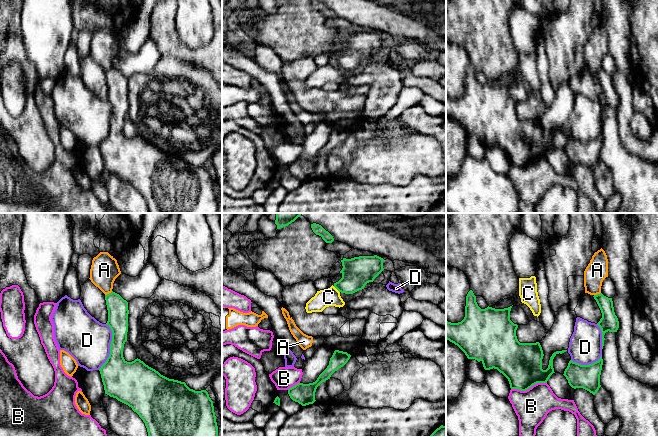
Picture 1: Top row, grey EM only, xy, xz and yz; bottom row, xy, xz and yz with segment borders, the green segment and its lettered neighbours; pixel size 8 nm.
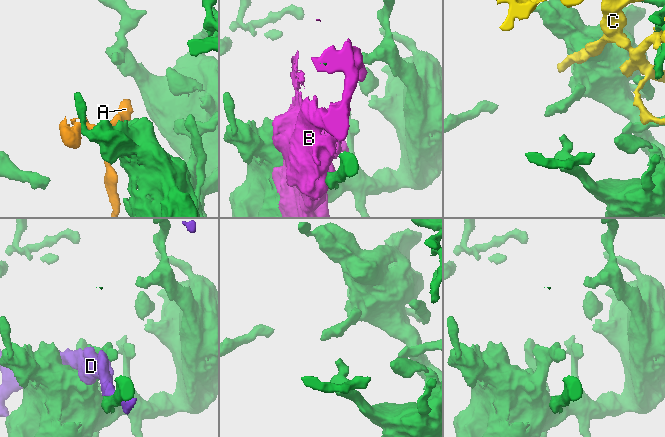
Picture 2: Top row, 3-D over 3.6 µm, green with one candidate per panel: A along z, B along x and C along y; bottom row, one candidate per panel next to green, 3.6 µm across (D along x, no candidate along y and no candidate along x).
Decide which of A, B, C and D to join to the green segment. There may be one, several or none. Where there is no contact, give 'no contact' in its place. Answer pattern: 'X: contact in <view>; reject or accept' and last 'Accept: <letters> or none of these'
A: contact in xy; reject
B: contact in yz; reject
C: contact in xz; reject
D: contact in xy; reject
Accept: none of these

